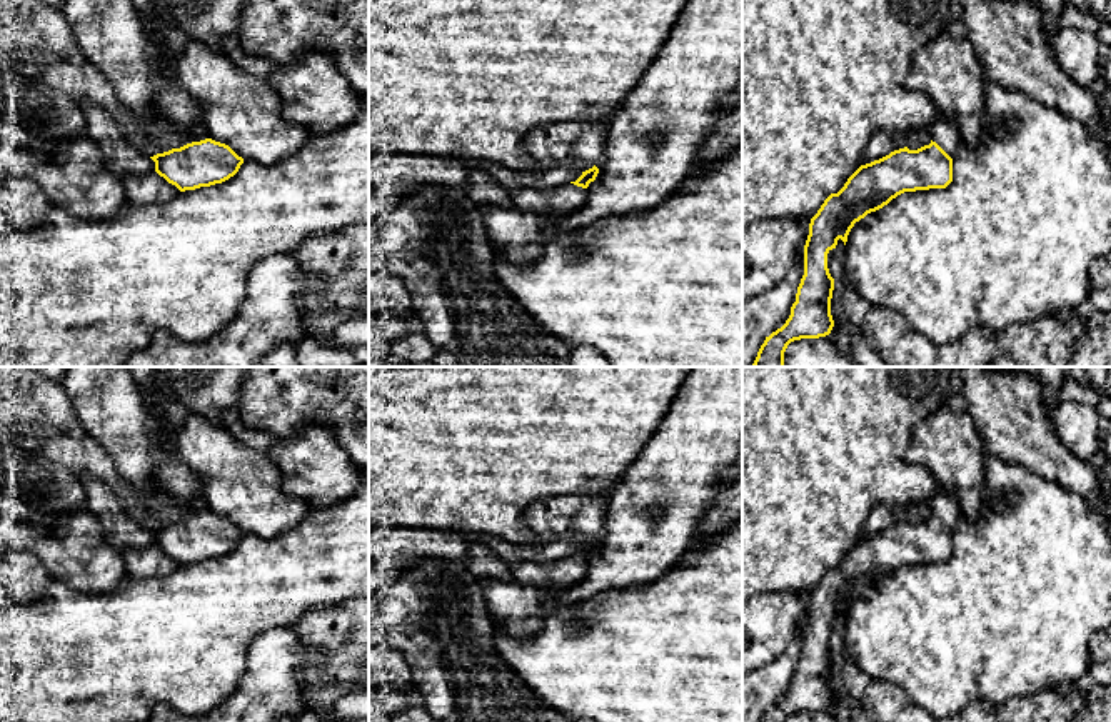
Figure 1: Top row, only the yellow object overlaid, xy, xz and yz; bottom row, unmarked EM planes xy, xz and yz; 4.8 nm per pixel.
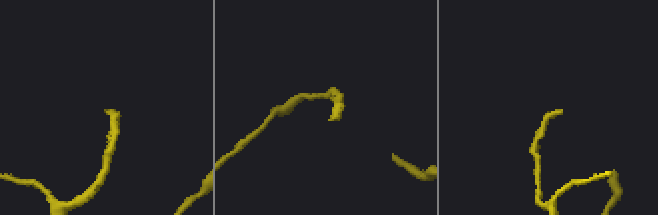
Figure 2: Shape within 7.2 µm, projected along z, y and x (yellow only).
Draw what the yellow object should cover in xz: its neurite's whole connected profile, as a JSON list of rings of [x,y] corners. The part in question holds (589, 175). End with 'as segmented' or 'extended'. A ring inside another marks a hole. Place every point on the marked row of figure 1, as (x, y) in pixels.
[[[599,168],[582,172],[582,175],[571,183],[557,185],[554,188],[530,188],[517,187],[510,190],[512,203],[522,212],[532,212],[540,222],[561,218],[577,210],[587,198],[587,187],[596,180]]]; extended

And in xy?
[[[202,122],[175,130],[187,133],[192,142],[150,158],[155,172],[180,192],[222,183],[244,163],[229,145],[212,140]]]; extended

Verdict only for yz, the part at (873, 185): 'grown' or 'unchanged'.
grown

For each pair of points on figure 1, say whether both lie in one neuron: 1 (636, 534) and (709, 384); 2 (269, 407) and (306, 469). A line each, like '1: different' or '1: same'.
1: same
2: different

